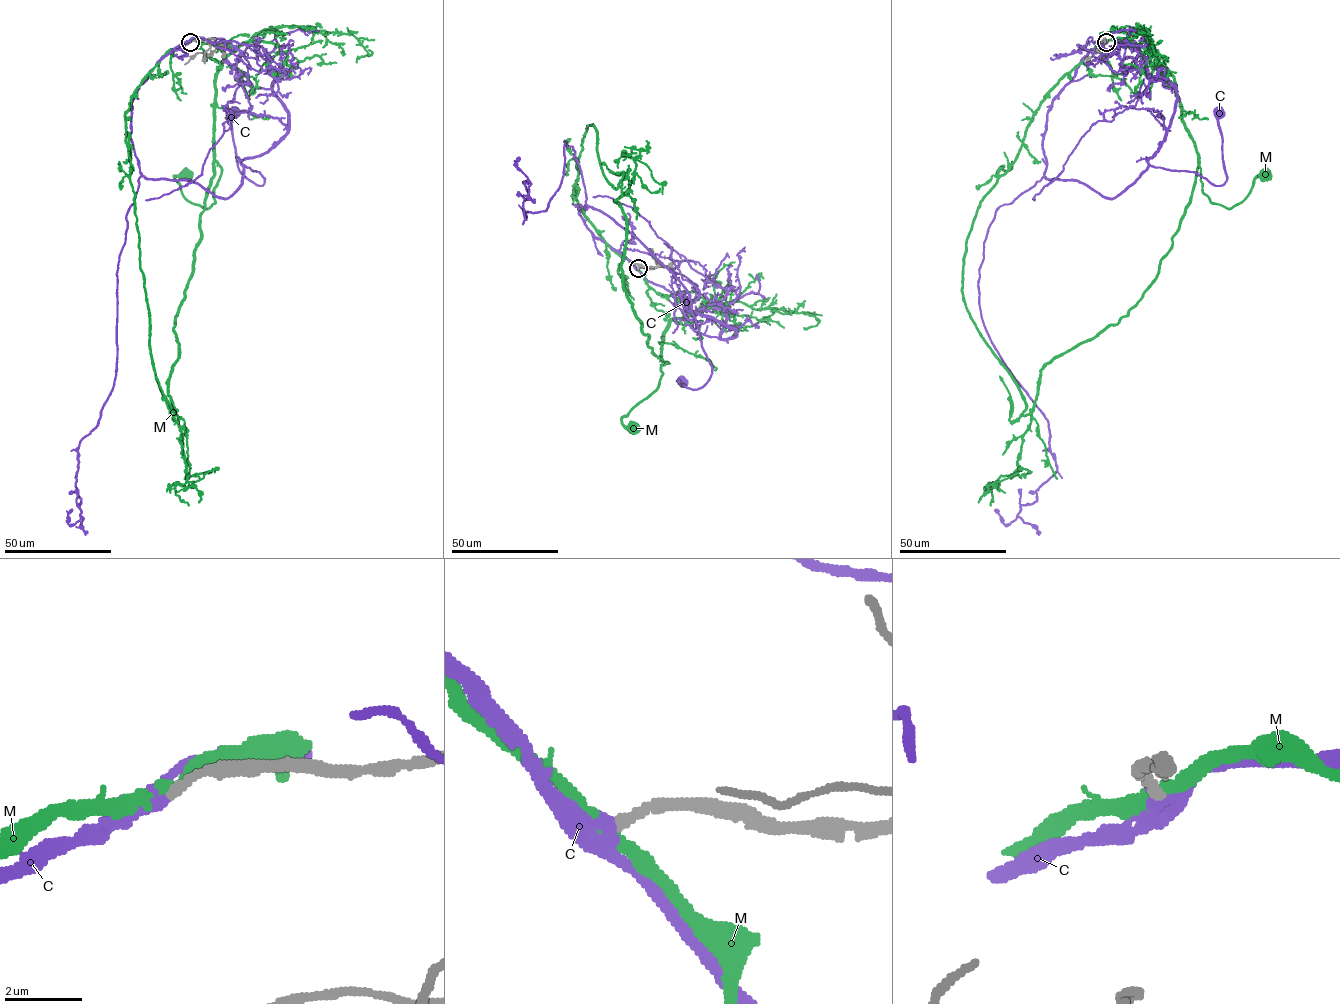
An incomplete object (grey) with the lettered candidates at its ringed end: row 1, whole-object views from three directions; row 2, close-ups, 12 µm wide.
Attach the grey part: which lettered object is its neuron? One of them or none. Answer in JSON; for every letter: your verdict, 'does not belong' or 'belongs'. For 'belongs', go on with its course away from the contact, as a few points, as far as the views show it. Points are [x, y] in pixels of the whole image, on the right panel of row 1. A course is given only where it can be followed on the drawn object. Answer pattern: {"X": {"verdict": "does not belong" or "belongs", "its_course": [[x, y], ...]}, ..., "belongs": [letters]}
{"C": {"verdict": "belongs", "its_course": [[1106, 41], [1081, 61], [1047, 113], [1047, 179], [1077, 180], [1113, 198], [1149, 165], [1222, 185], [1218, 112]]}, "M": {"verdict": "does not belong"}, "belongs": ["C"]}

